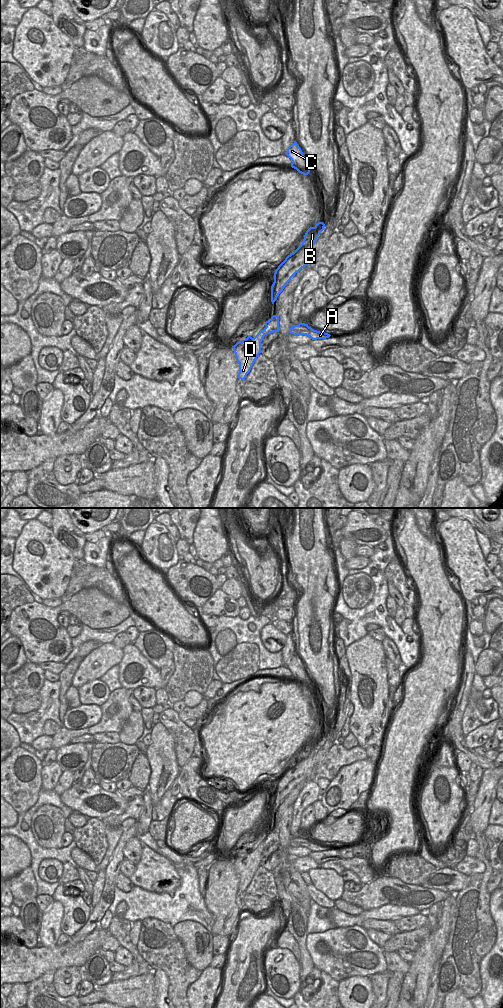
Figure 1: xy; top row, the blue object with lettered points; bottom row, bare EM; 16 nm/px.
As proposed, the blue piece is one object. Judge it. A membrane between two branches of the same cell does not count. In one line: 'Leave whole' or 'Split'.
Split

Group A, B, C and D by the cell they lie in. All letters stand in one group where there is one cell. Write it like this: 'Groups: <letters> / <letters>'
Groups: A / B C D

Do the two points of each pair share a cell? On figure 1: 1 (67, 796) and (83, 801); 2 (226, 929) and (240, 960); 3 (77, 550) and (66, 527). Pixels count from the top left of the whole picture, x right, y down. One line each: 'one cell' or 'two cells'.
1: one cell
2: two cells
3: one cell

